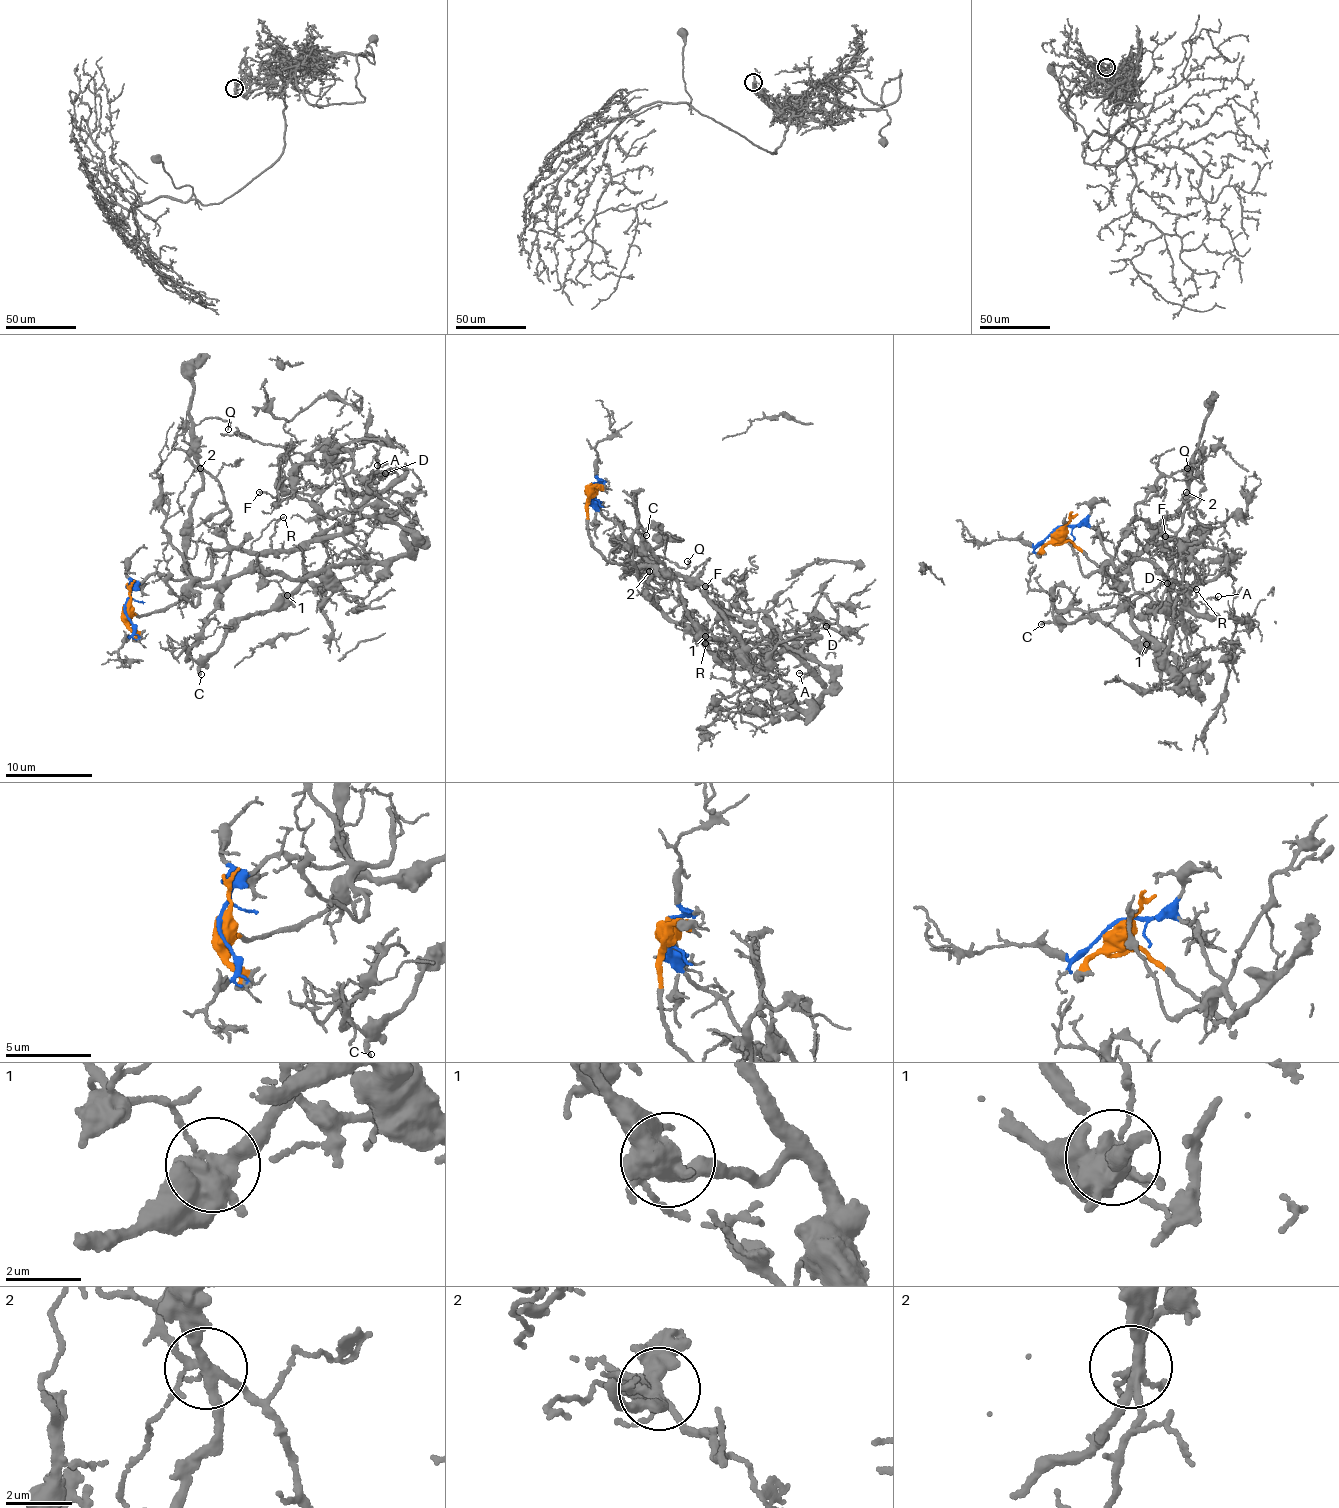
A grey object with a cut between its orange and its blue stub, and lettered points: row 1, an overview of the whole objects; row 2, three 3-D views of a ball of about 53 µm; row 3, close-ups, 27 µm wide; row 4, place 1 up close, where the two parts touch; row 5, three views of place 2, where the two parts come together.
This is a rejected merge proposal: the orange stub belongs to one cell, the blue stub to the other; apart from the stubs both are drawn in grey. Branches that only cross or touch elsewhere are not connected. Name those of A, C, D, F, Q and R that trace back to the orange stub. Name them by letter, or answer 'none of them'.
C, Q

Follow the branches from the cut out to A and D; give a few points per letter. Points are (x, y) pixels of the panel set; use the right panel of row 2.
A: (1059, 527), (1097, 527), (1117, 569), (1157, 565), (1189, 633), (1181, 610), (1202, 615), (1208, 598), (1219, 597)
D: (1059, 527), (1097, 527), (1117, 569), (1157, 565), (1189, 633), (1184, 588), (1166, 583)

